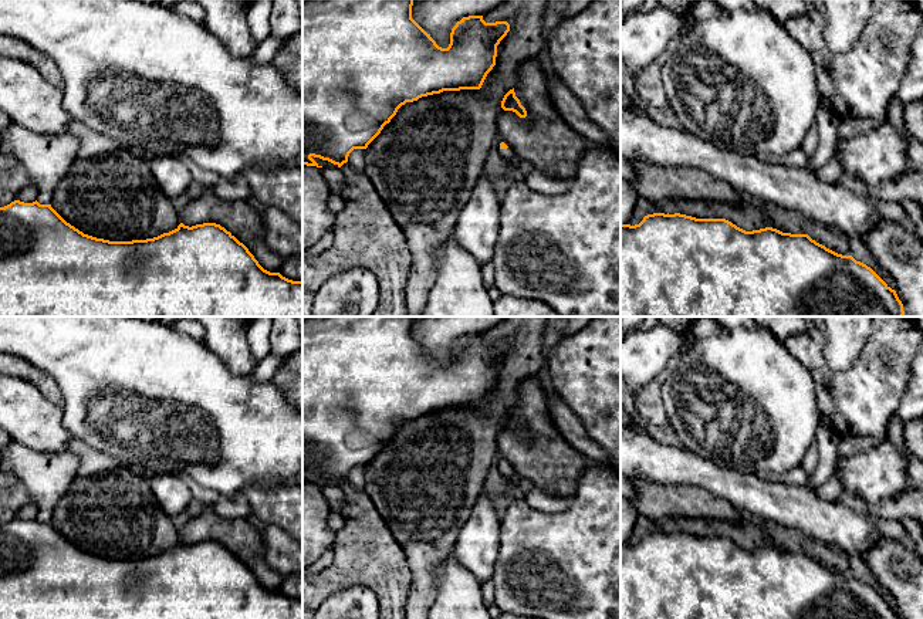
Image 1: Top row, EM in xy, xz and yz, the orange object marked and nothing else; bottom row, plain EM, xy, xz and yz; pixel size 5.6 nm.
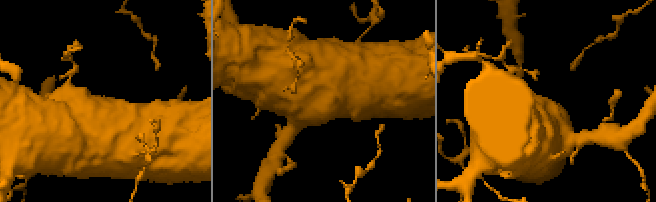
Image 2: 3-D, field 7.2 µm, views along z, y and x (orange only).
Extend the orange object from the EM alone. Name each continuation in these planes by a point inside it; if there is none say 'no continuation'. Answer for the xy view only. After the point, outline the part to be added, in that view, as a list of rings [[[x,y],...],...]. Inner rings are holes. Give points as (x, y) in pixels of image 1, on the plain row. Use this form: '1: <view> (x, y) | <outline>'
no continuation

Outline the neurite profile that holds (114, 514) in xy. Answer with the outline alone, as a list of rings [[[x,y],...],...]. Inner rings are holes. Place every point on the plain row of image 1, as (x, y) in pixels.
[[[128,467],[97,476],[77,476],[54,507],[50,522],[84,552],[109,559],[153,557],[180,542],[172,518],[159,507],[145,474]]]

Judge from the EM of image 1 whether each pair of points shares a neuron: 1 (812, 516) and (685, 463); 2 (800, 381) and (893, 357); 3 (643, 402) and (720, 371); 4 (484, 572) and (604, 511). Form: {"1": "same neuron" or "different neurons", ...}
{"1": "same neuron", "2": "different neurons", "3": "different neurons", "4": "different neurons"}

